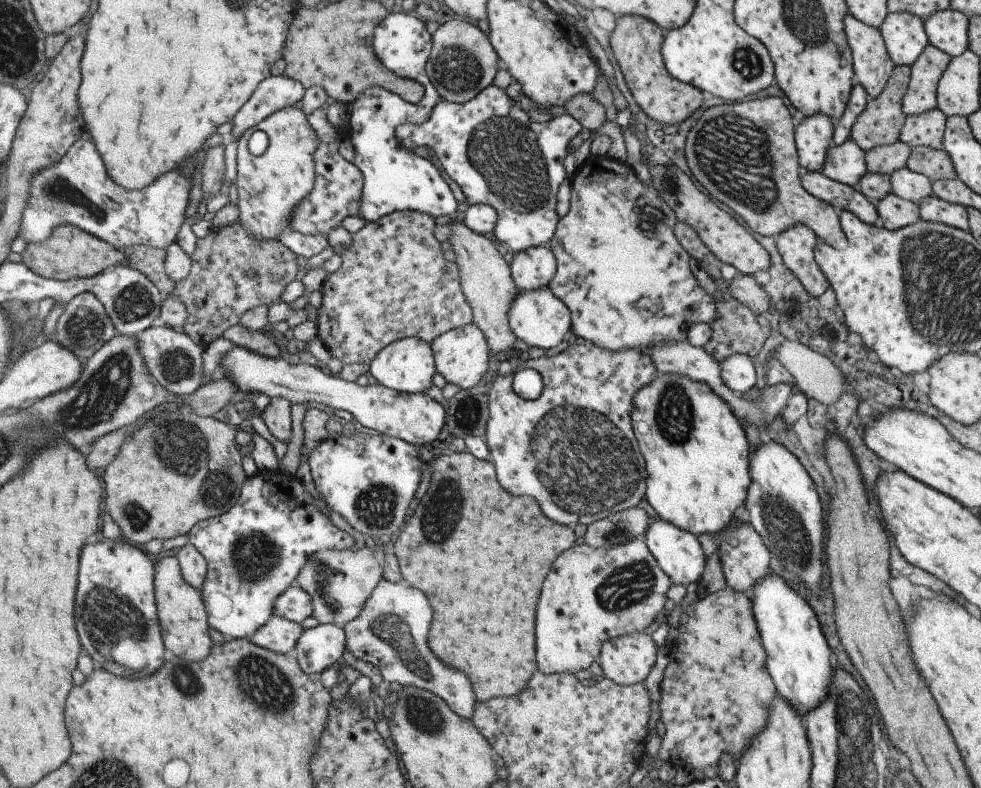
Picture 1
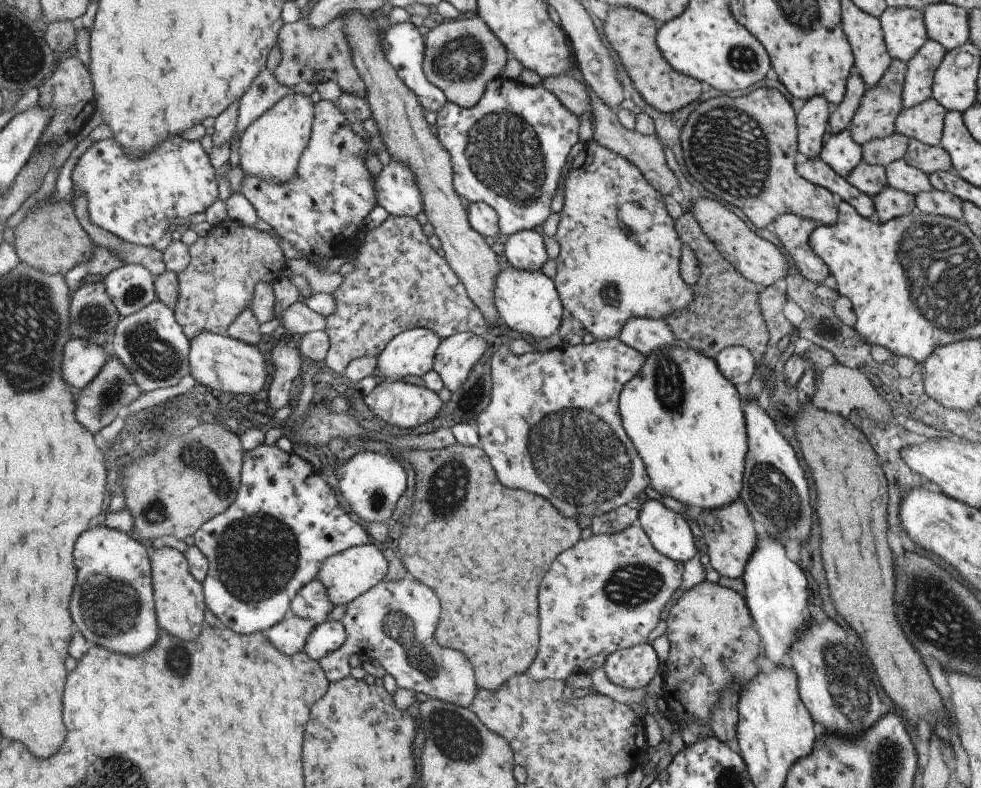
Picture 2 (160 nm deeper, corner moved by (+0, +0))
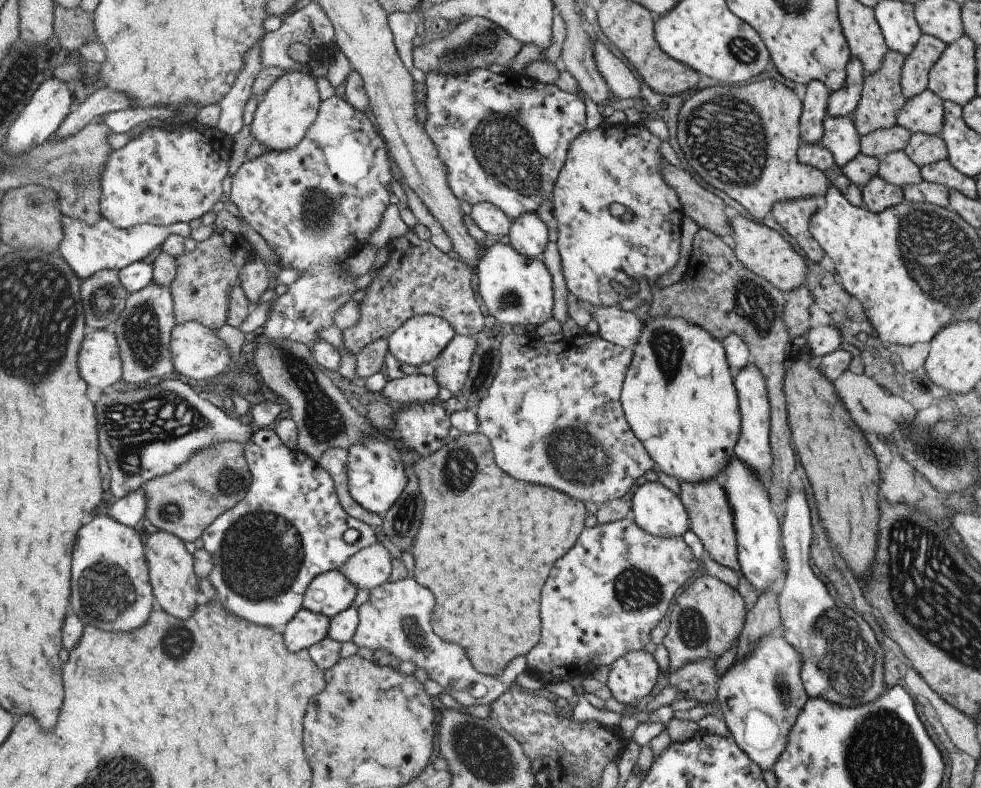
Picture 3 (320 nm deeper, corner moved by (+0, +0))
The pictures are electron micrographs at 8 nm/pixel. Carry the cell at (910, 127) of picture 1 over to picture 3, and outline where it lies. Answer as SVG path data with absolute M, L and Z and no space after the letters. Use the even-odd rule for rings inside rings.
M925 88L905 101L897 113L896 124L910 133L938 135L942 127L942 101Z

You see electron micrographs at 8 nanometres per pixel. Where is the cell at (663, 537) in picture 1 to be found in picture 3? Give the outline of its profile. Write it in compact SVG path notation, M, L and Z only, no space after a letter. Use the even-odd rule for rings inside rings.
M658 481L643 482L633 492L630 516L639 528L656 537L681 537L688 530L680 498Z

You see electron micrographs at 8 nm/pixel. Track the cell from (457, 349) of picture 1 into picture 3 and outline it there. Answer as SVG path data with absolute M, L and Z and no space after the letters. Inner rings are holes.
M453 335L446 347L434 359L434 379L451 394L461 390L471 364L475 341L467 335Z

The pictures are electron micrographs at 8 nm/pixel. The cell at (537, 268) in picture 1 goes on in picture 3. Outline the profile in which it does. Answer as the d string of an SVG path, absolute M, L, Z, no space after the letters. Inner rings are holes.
M524 212L510 221L507 238L515 252L542 260L547 244L547 227L535 212Z

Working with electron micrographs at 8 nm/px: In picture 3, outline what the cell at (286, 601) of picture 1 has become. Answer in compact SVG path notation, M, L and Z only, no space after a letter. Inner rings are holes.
M331 569L307 585L302 609L331 618L350 606L357 589L339 569Z

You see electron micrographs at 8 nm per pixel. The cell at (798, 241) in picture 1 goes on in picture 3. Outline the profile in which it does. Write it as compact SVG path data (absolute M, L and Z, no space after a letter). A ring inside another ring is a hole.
M822 196L803 197L790 201L776 202L772 206L772 216L793 238L797 248L815 262L819 262L825 253L808 229L809 217L824 203Z

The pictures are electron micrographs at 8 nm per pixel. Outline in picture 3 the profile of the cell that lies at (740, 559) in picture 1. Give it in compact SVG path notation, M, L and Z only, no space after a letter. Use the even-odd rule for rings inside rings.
M711 477L702 481L680 480L679 495L684 511L687 513L690 530L699 538L703 549L711 560L717 564L739 573L737 560L735 529L732 521L732 514L729 503L727 502L721 482L717 478Z

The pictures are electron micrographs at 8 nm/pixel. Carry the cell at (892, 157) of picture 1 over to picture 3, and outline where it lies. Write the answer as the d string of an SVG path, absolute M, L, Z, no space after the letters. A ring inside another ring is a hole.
M897 124L875 129L860 137L860 152L865 156L882 158L887 153L903 151L910 132Z

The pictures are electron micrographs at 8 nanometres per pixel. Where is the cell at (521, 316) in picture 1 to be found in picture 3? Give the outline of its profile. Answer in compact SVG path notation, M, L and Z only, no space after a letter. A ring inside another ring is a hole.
M491 239L481 248L474 264L478 297L485 306L485 315L499 324L543 324L551 317L551 274L543 260L526 257L498 239Z

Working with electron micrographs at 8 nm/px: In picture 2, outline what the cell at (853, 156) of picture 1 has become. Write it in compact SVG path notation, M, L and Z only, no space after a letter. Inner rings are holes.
M848 129L836 133L826 132L823 135L818 157L836 175L845 178L849 171L862 160L860 145L853 142Z

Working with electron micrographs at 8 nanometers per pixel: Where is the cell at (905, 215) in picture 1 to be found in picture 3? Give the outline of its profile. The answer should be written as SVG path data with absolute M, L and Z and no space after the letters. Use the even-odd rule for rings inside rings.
M876 174L869 178L860 191L864 202L863 206L874 213L905 201L902 187L889 184Z

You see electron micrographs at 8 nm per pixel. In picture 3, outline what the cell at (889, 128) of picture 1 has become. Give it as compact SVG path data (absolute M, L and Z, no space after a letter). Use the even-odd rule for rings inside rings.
M887 49L876 71L863 75L860 97L851 112L857 134L862 137L875 129L889 128L896 124L896 116L905 104L906 98L900 89L900 68L904 56L894 50Z

